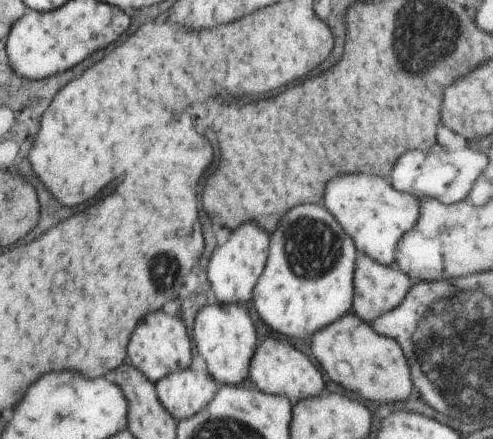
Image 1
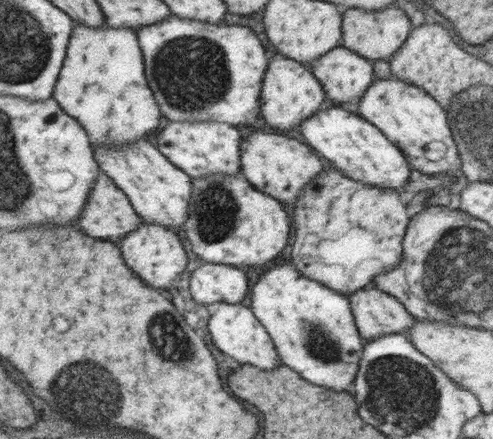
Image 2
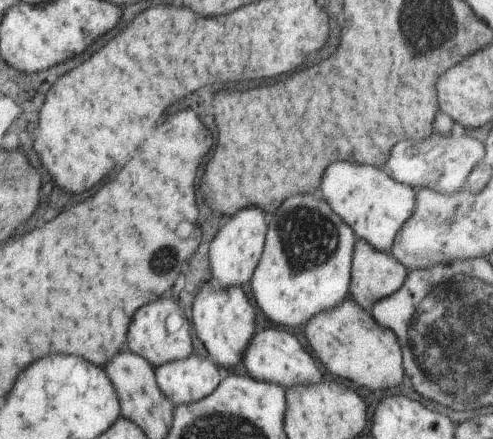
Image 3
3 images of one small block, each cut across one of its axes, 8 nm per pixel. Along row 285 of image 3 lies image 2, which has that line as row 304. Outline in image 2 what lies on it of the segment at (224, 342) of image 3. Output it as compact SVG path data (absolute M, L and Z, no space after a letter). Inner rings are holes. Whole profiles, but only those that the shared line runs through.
M205 262L191 272L189 292L199 306L215 308L219 302L237 304L243 302L247 292L247 278L237 266Z

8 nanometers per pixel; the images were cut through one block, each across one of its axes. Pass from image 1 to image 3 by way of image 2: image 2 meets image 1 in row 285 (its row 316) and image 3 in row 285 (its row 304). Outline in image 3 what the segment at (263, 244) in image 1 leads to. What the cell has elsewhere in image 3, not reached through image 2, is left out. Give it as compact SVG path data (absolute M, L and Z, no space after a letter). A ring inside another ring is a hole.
M245 208L233 218L229 218L227 224L215 234L215 238L209 244L209 270L217 288L227 290L227 288L249 286L251 276L265 248L267 228L269 228L267 216L259 208Z

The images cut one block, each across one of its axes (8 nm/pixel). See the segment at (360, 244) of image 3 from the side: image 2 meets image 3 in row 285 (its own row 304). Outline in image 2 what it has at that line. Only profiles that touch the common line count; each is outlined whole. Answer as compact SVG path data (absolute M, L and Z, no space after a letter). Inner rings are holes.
M373 282L349 296L353 318L363 340L373 340L389 332L405 334L415 324L409 310L389 292L383 292Z

